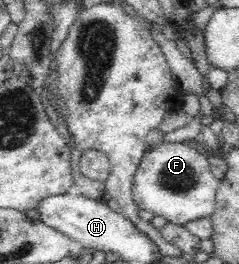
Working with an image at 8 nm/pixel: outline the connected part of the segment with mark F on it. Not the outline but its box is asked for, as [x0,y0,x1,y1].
[132,141,219,225]

